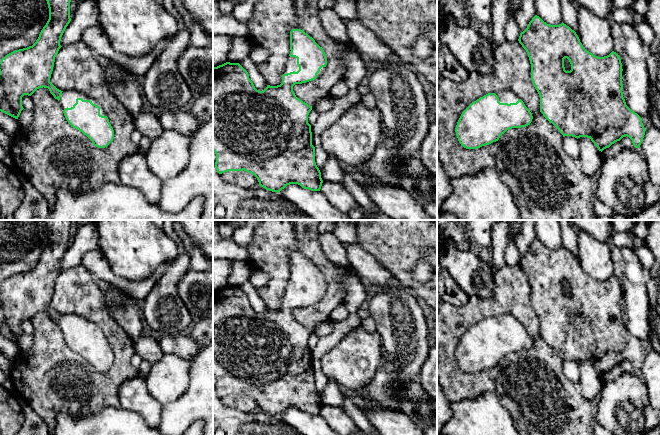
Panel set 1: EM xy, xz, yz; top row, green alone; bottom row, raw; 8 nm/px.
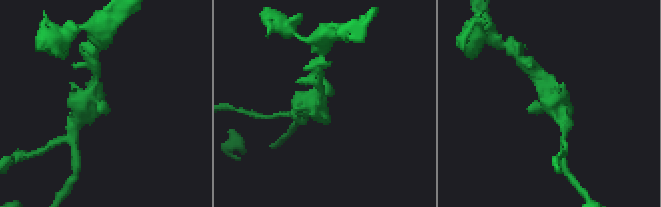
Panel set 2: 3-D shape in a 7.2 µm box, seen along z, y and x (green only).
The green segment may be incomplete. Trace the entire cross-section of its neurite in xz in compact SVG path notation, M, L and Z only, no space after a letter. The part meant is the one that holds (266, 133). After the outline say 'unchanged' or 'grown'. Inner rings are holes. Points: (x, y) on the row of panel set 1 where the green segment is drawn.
M301 29L290 31L290 54L286 62L282 83L263 91L255 88L248 72L239 63L226 62L213 67L213 151L216 154L215 168L219 174L228 171L246 171L253 174L259 186L279 193L287 185L298 184L304 189L320 191L323 180L315 162L315 147L312 145L311 125L308 115L312 106L296 97L293 86L319 77L327 65L326 54L315 40Z | grown

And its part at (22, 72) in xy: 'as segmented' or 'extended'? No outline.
extended

